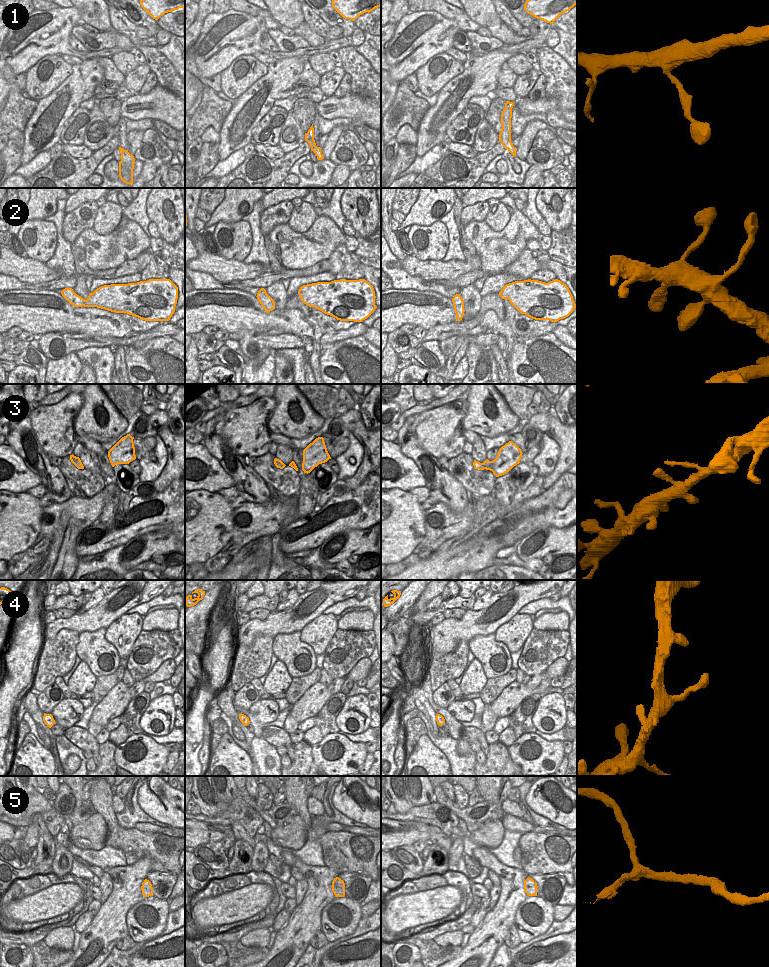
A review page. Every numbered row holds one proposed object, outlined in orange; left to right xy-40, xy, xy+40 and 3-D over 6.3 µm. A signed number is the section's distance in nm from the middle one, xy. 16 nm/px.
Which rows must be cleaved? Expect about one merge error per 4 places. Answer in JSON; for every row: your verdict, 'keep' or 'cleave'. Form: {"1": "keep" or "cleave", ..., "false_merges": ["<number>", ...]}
{"1": "keep", "2": "keep", "3": "keep", "4": "keep", "5": "keep", "false_merges": []}

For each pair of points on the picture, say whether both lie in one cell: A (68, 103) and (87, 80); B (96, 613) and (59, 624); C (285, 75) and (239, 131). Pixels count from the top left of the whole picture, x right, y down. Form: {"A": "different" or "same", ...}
{"A": "same", "B": "same", "C": "same"}

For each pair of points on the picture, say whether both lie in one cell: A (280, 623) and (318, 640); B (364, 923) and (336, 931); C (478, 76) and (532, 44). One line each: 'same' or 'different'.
A: different
B: different
C: different

